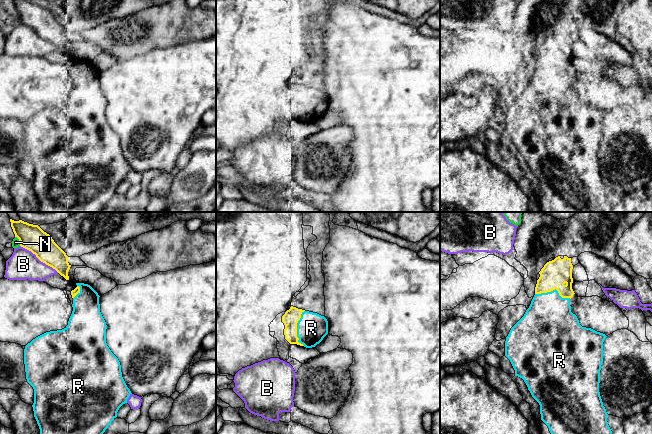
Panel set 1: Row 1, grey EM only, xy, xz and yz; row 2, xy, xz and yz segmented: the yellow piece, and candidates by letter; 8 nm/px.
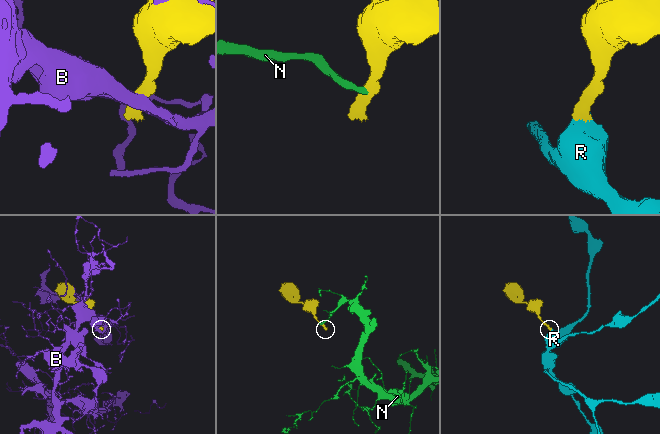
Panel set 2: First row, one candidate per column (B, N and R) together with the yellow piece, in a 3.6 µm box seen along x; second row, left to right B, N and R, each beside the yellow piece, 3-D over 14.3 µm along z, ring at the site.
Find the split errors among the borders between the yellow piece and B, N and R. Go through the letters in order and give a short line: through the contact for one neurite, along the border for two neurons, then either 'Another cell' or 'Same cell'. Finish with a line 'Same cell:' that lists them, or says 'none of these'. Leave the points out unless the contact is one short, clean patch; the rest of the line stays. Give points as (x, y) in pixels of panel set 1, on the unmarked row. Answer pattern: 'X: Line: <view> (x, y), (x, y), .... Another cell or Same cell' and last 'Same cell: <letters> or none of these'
B: Another cell
N: Line: xy (15, 12), (20, 21). Another cell
R: Same cell
Same cell: R

